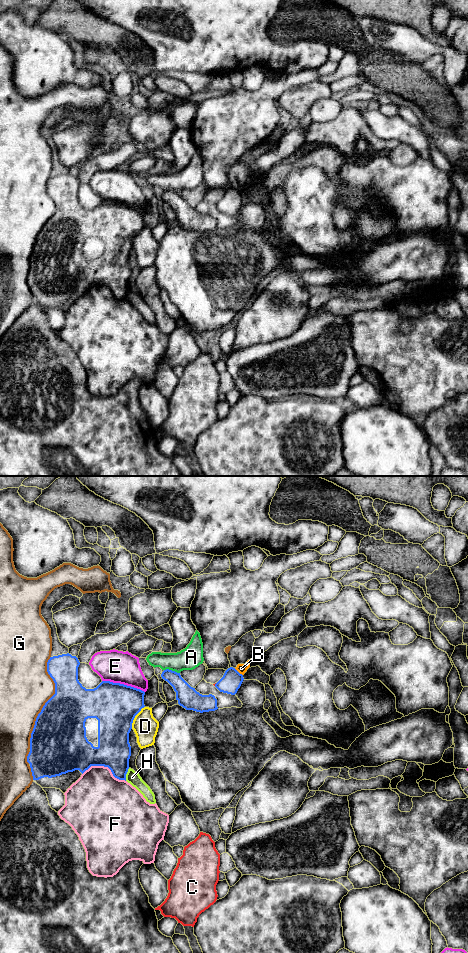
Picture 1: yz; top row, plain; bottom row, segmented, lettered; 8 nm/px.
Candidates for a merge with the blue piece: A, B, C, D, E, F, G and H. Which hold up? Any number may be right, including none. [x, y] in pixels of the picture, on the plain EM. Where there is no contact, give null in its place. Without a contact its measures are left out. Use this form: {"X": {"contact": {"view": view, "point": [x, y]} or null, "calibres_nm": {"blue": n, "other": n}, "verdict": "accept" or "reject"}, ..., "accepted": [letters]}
{"A": {"contact": {"view": "yz", "point": [172, 191]}, "calibres_nm": {"blue": 170, "other": 180}, "verdict": "reject"}, "B": {"contact": {"view": "yz", "point": [237, 191]}, "calibres_nm": {"blue": 160, "other": 80}, "verdict": "reject"}, "C": {"contact": {"view": "yz", "point": [215, 204]}, "calibres_nm": {"blue": 160, "other": 20}, "verdict": "reject"}, "D": {"contact": {"view": "yz", "point": [134, 237]}, "calibres_nm": {"blue": 360, "other": 200}, "verdict": "reject"}, "E": {"contact": {"view": "yz", "point": [123, 204]}, "calibres_nm": {"blue": 360, "other": 260}, "verdict": "reject"}, "F": {"contact": {"view": "yz", "point": [105, 286]}, "calibres_nm": {"blue": 280, "other": 420}, "verdict": "reject"}, "G": {"contact": {"view": "yz", "point": [46, 222]}, "calibres_nm": {"blue": 420, "other": 420}, "verdict": "reject"}, "H": {"contact": {"view": "yz", "point": [126, 293]}, "calibres_nm": {"blue": 260, "other": 110}, "verdict": "reject"}, "accepted": []}

